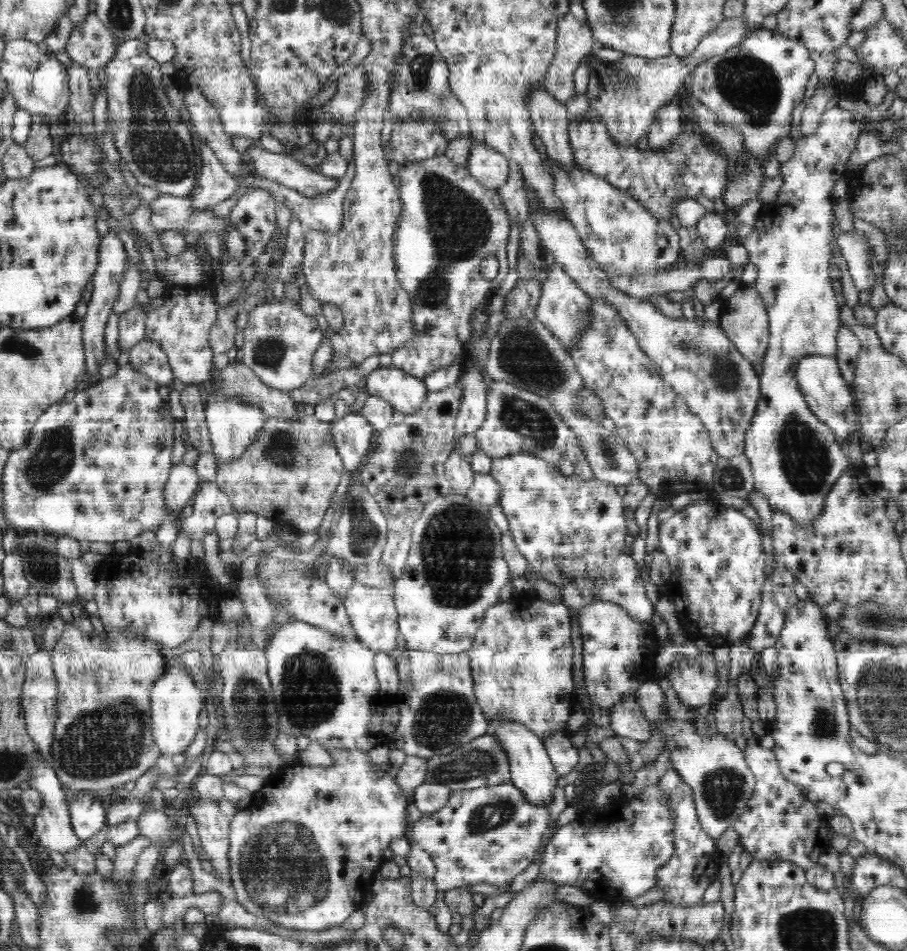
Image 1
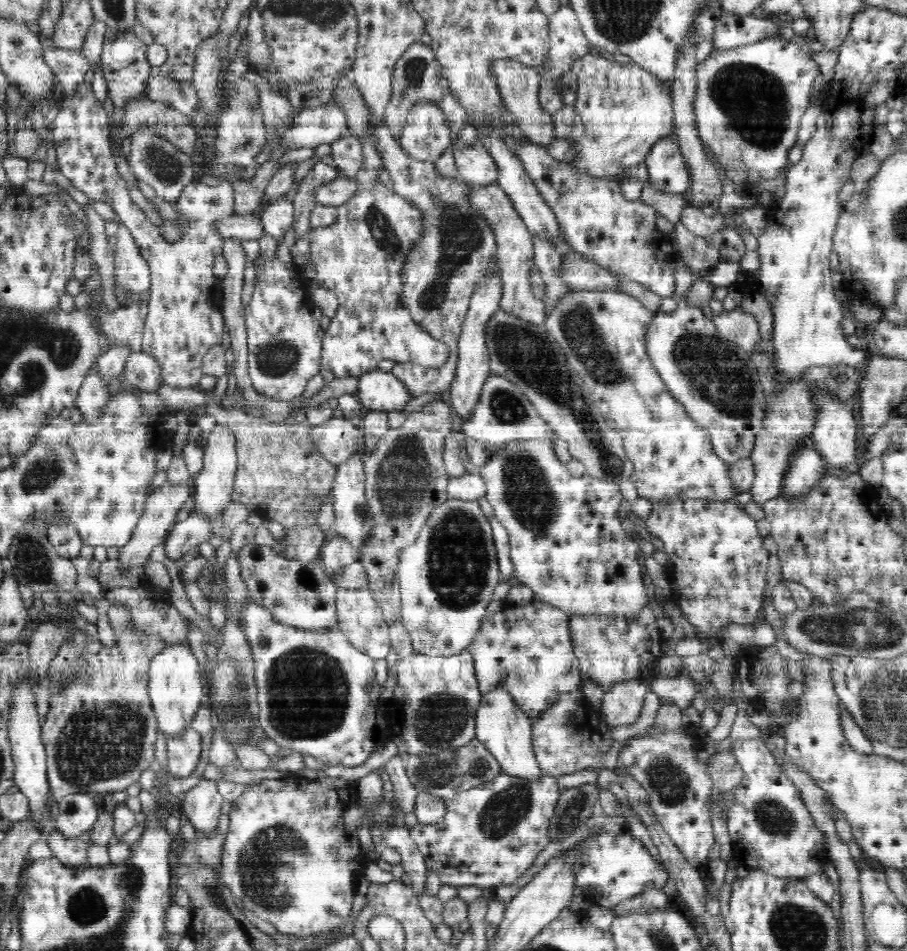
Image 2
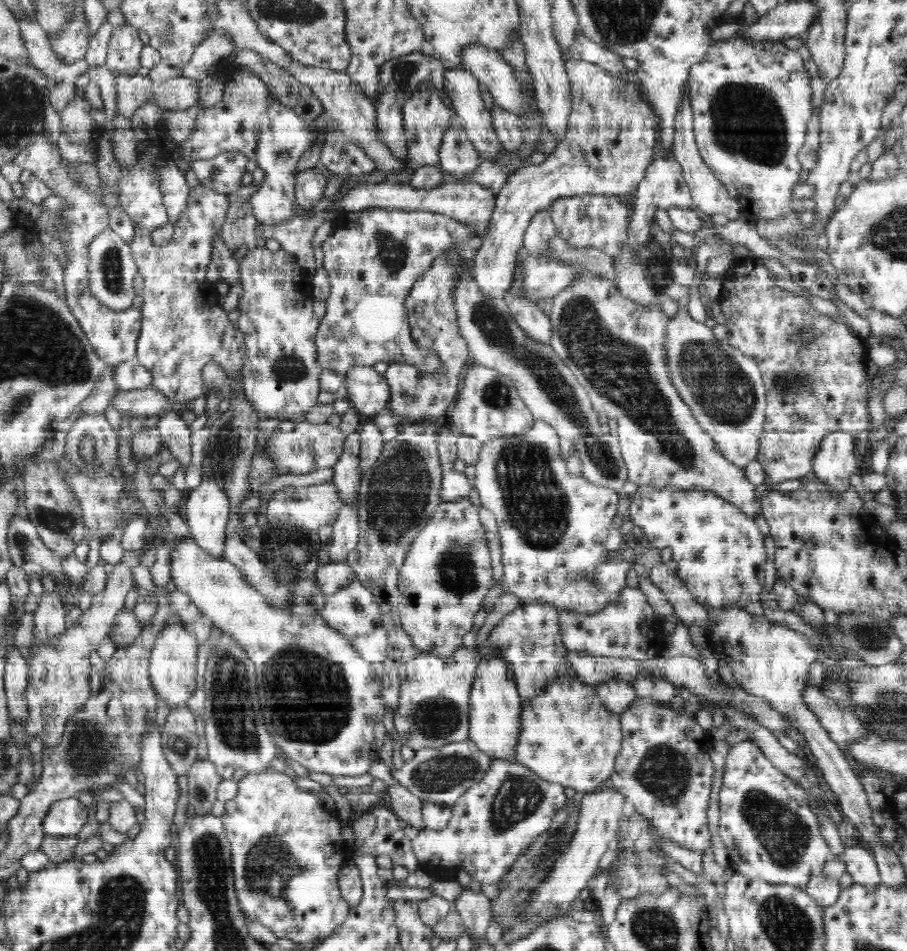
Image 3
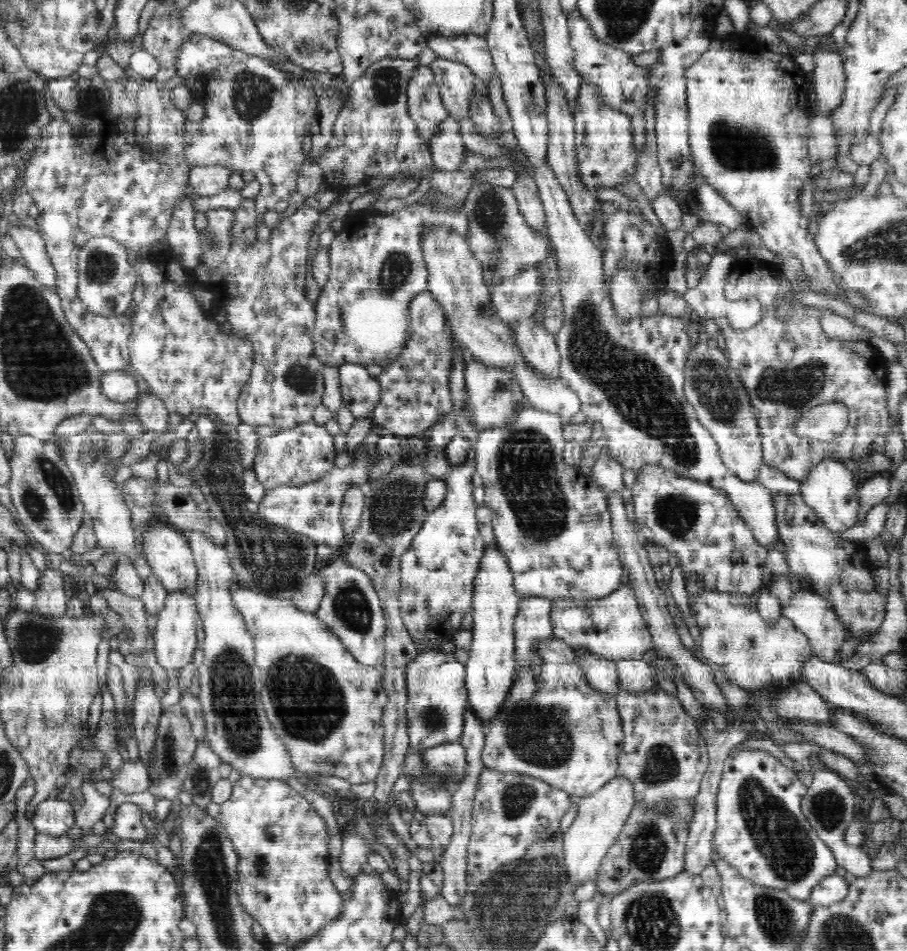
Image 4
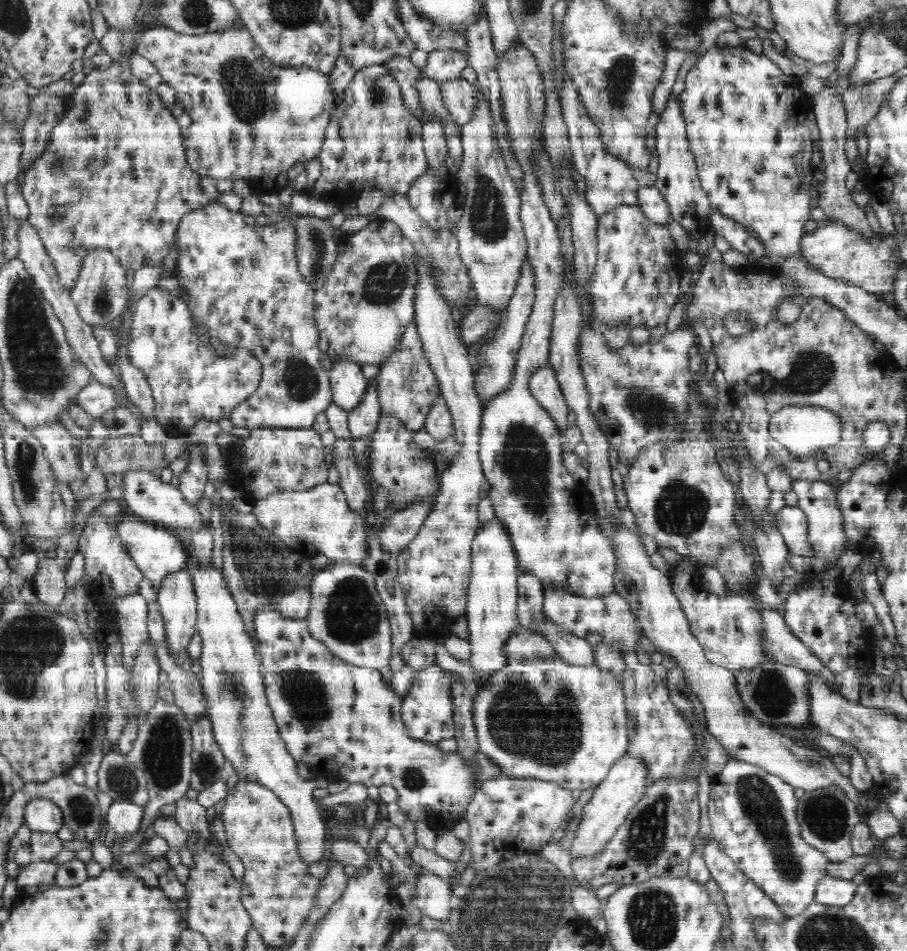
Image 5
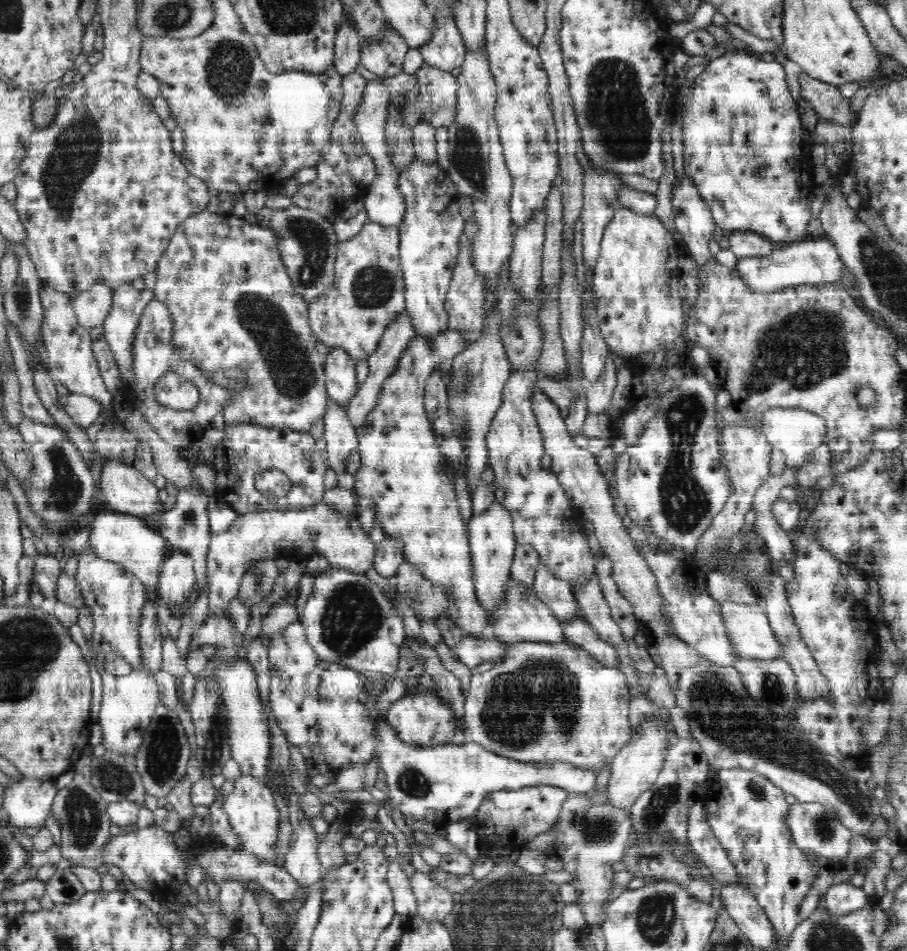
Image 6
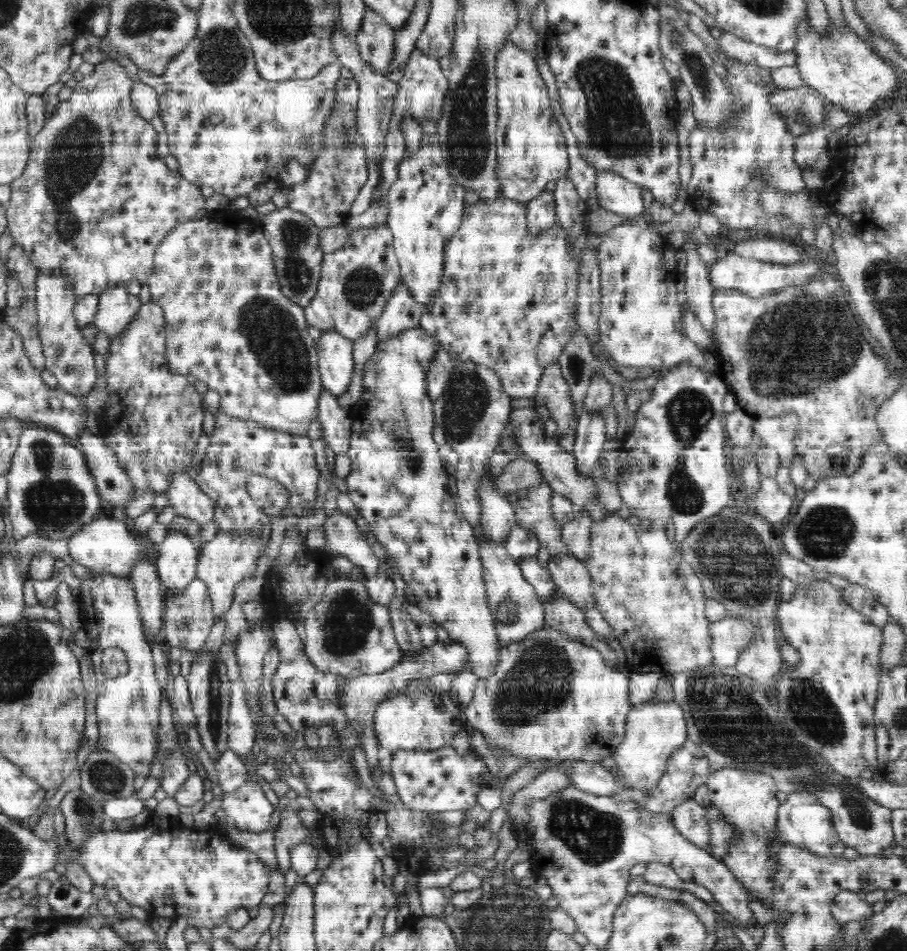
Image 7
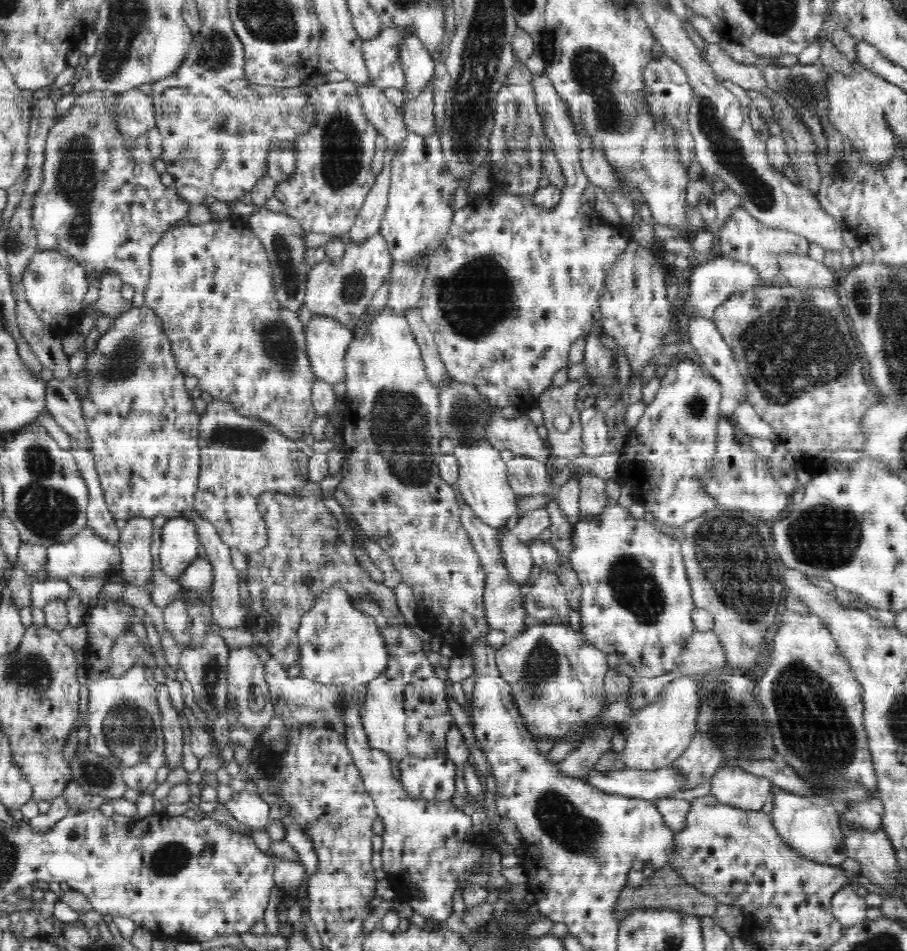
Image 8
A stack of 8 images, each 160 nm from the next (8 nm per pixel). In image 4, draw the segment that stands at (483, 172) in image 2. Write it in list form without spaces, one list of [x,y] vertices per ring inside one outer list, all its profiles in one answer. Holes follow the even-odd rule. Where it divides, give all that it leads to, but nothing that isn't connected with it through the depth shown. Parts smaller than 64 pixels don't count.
[[[447,116],[437,126],[437,131],[429,140],[432,166],[440,170],[456,171],[467,155],[459,124],[452,116]]]

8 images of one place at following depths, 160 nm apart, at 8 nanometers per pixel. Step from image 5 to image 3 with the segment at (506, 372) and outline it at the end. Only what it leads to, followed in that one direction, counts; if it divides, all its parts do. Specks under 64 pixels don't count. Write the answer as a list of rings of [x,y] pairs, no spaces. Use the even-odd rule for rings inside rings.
[[[480,365],[464,371],[459,396],[449,414],[449,424],[457,432],[485,443],[524,434],[534,426],[534,422],[533,415],[523,404],[518,390],[508,376]]]

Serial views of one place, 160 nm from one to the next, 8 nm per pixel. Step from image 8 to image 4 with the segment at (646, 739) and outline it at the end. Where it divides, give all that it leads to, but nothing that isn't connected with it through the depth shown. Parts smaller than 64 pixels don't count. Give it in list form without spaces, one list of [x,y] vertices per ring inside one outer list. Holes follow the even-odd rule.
[[[616,776],[591,795],[575,799],[578,804],[577,817],[563,836],[563,860],[573,888],[576,889],[576,886],[590,880],[594,881],[596,878],[602,860],[616,843],[629,814],[637,803],[634,796],[634,787],[628,778]]]

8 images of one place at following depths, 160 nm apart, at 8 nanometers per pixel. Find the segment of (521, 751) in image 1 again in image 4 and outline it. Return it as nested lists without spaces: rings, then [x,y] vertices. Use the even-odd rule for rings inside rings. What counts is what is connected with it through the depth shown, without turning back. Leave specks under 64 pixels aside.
[[[497,543],[486,544],[473,586],[471,612],[473,613],[472,643],[465,663],[465,687],[468,706],[482,719],[484,726],[496,716],[504,704],[514,682],[518,663],[515,659],[514,618],[519,600],[514,589],[514,575],[504,553]]]

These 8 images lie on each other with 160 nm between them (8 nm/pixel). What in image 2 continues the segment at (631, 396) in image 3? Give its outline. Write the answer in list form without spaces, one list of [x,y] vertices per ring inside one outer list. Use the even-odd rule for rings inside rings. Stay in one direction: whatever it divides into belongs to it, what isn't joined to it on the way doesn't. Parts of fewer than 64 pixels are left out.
[[[570,291],[563,297],[560,297],[549,309],[547,309],[547,317],[545,320],[545,329],[548,334],[558,343],[560,349],[568,360],[568,365],[583,379],[586,391],[589,393],[591,400],[596,403],[601,416],[610,421],[616,422],[620,436],[624,438],[624,450],[626,456],[633,462],[634,472],[631,474],[631,482],[635,484],[638,495],[647,498],[653,504],[656,502],[678,502],[689,499],[708,499],[714,501],[730,501],[736,495],[730,479],[730,469],[727,462],[724,462],[715,452],[712,441],[706,428],[697,424],[690,416],[688,416],[684,405],[680,403],[665,386],[659,373],[653,366],[650,356],[647,354],[646,332],[648,332],[648,324],[652,322],[656,312],[648,310],[648,307],[642,305],[642,301],[631,295],[614,291]]]

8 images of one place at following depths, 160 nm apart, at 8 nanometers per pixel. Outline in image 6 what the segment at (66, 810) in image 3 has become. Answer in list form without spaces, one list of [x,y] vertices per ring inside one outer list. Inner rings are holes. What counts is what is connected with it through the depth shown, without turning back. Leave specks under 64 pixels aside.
[[[28,777],[13,779],[4,787],[5,822],[16,830],[44,827],[48,815],[52,814],[56,794],[55,783]]]

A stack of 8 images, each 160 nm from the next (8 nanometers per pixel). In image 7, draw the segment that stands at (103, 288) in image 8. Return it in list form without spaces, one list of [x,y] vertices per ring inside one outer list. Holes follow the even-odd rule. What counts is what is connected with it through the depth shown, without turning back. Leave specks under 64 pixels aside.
[[[125,285],[106,287],[99,295],[99,307],[91,325],[106,332],[108,338],[118,338],[132,322],[143,305],[138,295],[130,294]]]

